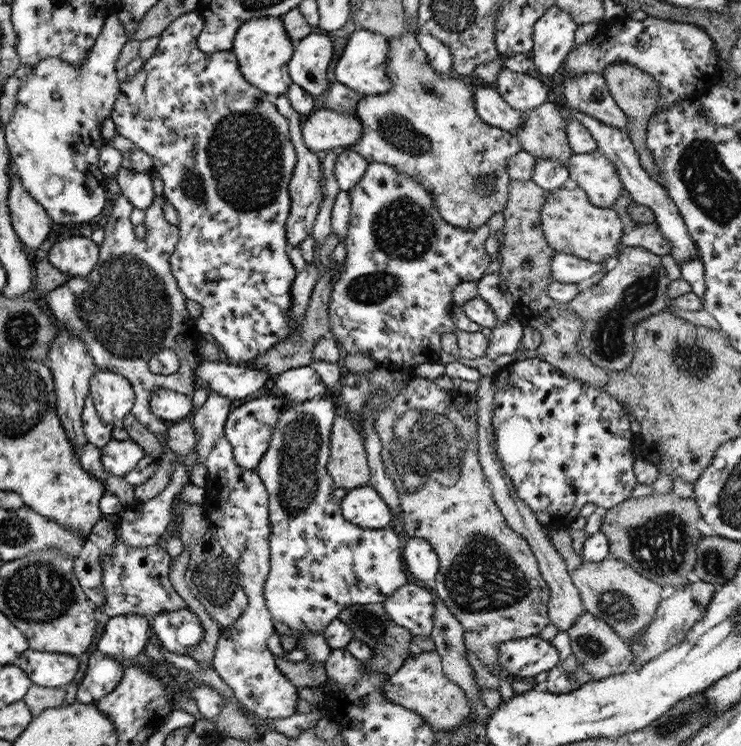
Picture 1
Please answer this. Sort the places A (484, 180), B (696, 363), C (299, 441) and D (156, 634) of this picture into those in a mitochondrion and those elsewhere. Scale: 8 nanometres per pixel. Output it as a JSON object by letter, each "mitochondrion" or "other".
{"A":"other","B":"mitochondrion","C":"mitochondrion","D":"other"}

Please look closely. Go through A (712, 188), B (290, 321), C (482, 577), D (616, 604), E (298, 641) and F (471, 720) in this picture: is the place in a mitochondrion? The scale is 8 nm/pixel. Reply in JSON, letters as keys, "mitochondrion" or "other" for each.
{"A":"mitochondrion","B":"other","C":"mitochondrion","D":"mitochondrion","E":"other","F":"other"}

